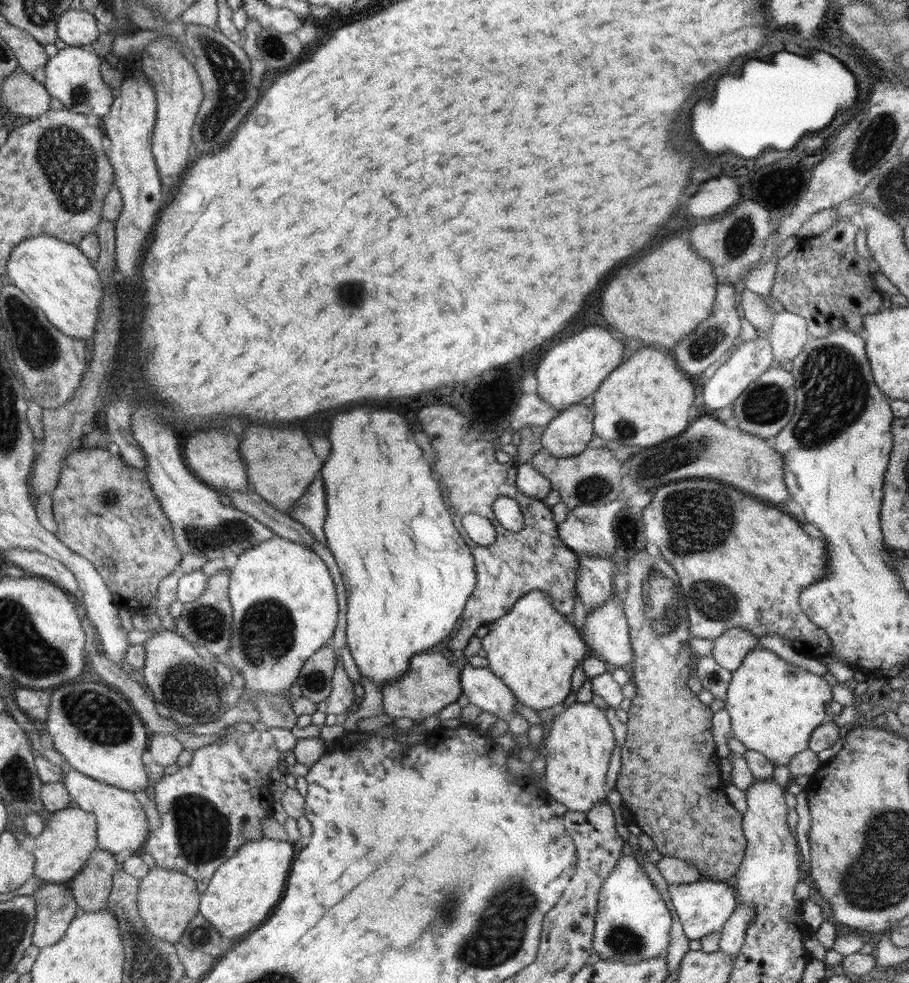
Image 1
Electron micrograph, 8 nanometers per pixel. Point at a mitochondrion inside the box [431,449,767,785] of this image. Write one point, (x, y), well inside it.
(695, 516)

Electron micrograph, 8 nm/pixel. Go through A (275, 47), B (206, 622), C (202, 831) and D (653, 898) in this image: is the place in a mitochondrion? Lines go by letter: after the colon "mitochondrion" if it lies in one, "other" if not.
A: mitochondrion
B: mitochondrion
C: mitochondrion
D: other

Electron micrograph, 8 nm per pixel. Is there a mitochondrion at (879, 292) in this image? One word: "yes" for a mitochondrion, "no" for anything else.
no

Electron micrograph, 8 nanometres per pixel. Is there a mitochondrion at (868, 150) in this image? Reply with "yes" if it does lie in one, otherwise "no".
yes

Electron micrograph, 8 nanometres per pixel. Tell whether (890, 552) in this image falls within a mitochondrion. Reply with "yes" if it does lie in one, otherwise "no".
no

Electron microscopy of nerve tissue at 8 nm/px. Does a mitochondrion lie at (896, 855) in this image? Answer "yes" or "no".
yes

